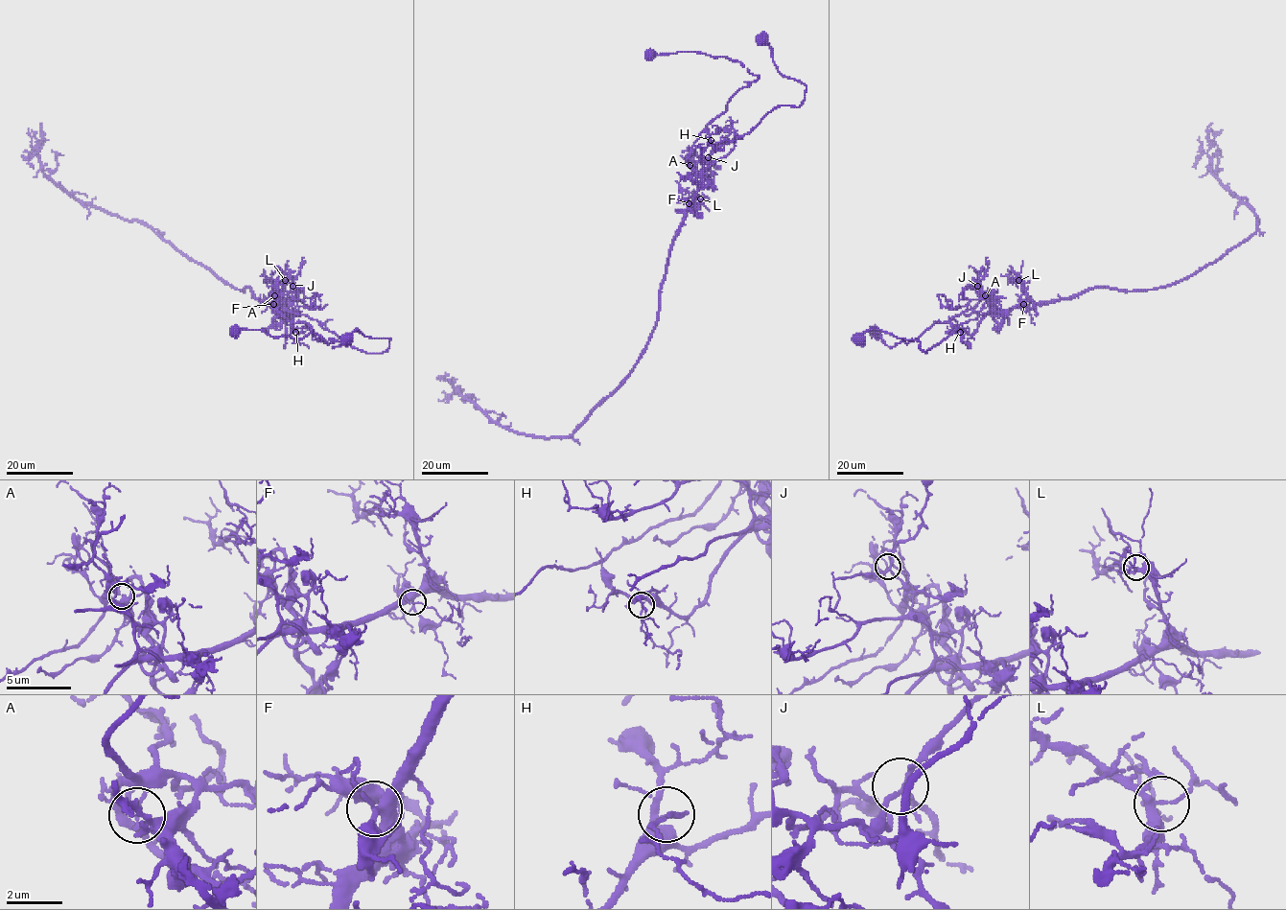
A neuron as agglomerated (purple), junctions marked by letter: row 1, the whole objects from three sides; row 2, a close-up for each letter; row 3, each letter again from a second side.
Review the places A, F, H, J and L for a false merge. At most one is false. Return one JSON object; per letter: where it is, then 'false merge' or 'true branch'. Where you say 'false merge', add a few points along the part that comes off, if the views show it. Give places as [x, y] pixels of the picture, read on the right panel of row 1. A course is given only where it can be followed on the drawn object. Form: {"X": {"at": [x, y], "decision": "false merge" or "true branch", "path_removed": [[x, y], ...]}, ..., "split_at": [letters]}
{"A": {"at": [985, 295], "decision": "false merge", "path_removed": [[985, 295], [970, 309], [935, 321], [906, 343], [889, 347], [880, 335], [871, 338], [874, 328], [875, 333]]}, "F": {"at": [1023, 304], "decision": "true branch"}, "H": {"at": [960, 332], "decision": "true branch"}, "J": {"at": [977, 286], "decision": "true branch"}, "L": {"at": [1018, 280], "decision": "true branch"}, "split_at": ["A"]}

